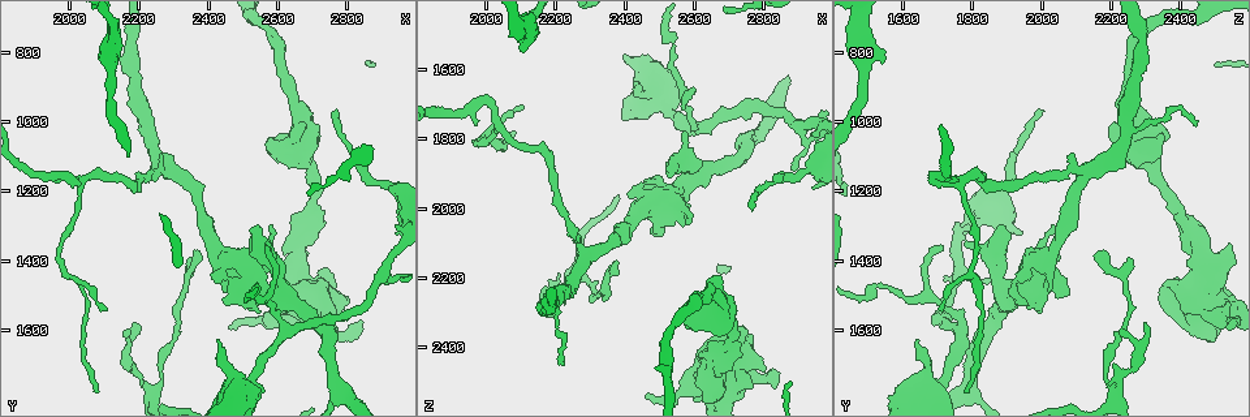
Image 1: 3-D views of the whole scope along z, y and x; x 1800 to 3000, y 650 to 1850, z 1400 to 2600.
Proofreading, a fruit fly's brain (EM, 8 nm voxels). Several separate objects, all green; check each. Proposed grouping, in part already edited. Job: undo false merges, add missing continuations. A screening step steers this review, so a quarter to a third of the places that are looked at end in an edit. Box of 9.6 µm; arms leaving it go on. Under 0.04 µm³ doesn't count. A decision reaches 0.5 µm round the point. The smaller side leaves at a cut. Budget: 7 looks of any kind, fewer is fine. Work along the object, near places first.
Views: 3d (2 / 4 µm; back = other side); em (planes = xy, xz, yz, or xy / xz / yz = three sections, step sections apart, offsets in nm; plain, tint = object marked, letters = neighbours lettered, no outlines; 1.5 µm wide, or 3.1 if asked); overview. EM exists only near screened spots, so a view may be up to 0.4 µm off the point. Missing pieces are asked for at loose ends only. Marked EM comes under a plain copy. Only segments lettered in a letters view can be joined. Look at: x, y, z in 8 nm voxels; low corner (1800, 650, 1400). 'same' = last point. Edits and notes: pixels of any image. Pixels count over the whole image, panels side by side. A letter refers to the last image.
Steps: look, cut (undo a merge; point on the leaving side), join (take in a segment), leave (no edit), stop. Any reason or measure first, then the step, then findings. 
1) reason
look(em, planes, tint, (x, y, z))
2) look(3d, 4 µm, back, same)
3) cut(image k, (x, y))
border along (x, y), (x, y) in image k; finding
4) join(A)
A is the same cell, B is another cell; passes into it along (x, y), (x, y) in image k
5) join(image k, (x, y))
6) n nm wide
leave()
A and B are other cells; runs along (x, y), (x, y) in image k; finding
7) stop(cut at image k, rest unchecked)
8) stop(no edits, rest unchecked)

calibre changes
look(3d, 4 µm, (2210, 1740, 2220))

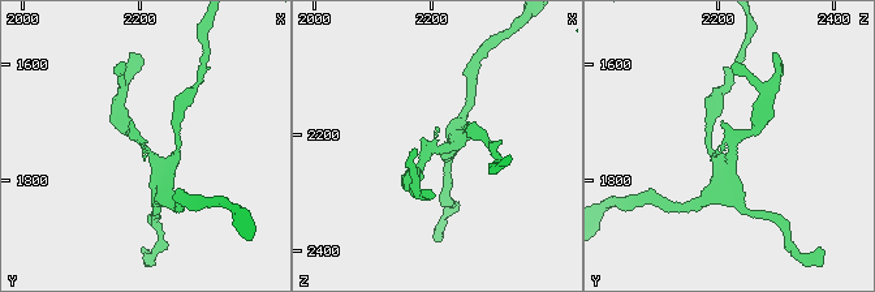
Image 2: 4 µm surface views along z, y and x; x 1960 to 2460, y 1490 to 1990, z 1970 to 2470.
shape alone is not enough
look(em, planes, tint, (2215, 1750, 2225))

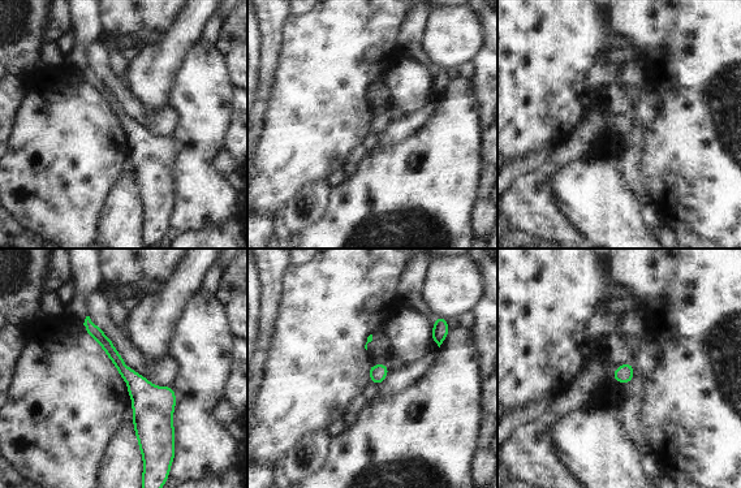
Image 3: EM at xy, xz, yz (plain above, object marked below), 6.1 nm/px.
look(em, planes, letters, same)

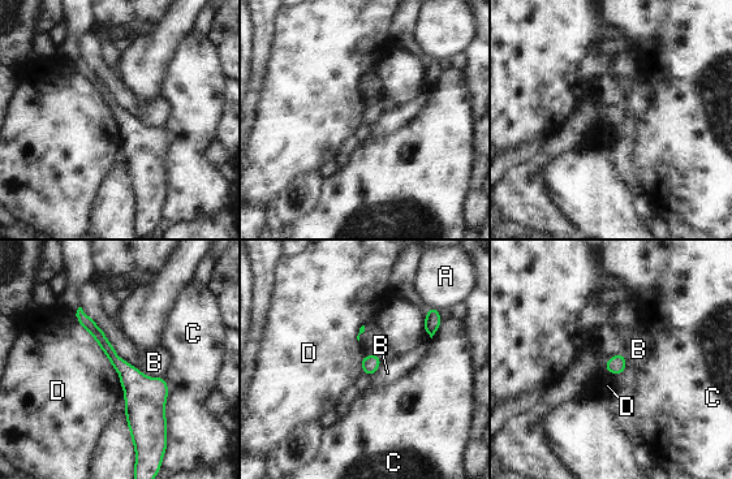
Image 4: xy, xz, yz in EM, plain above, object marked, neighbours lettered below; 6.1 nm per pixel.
C touches over 400 nm
leave()
A, B, C and D are other cells; runs along (80, 313), (140, 389), (140, 440) in image 4; one neuron here

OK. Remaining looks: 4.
an open end
look(em, xy, step 8, tint, (2430, 1630, 1640))

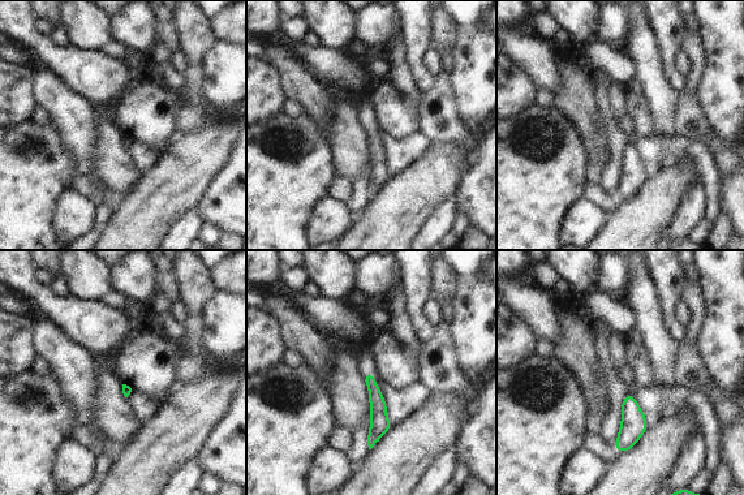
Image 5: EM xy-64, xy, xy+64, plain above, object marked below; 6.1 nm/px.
look(em, planes, tint, same)

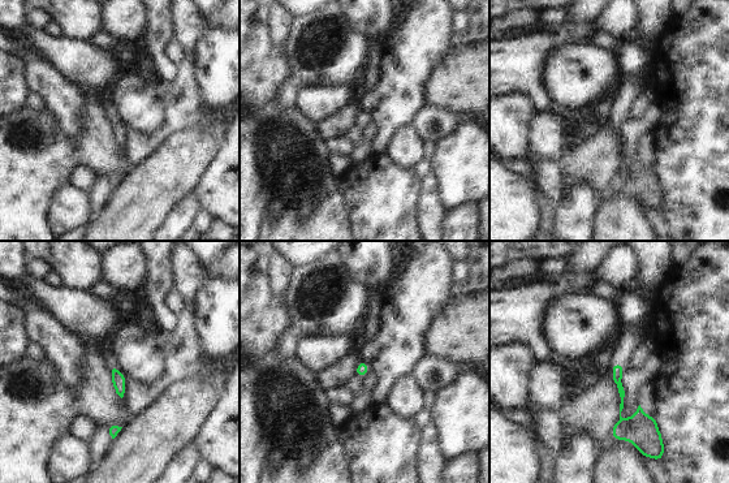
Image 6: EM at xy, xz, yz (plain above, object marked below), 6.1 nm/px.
what lies round it
look(em, planes, letters, same)

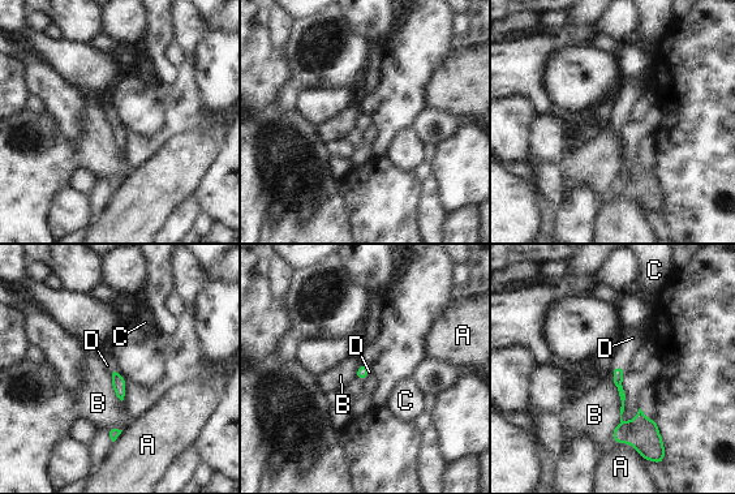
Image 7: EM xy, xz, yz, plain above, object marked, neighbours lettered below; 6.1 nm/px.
B touches over 420 nm
join(D)
D is the same cell, A, B and C are other cells; passes into it along (618, 372), (617, 365), (632, 338) in image 7; the neuron continues

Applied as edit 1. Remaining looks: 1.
stop(join at image 7, rest unchecked)

